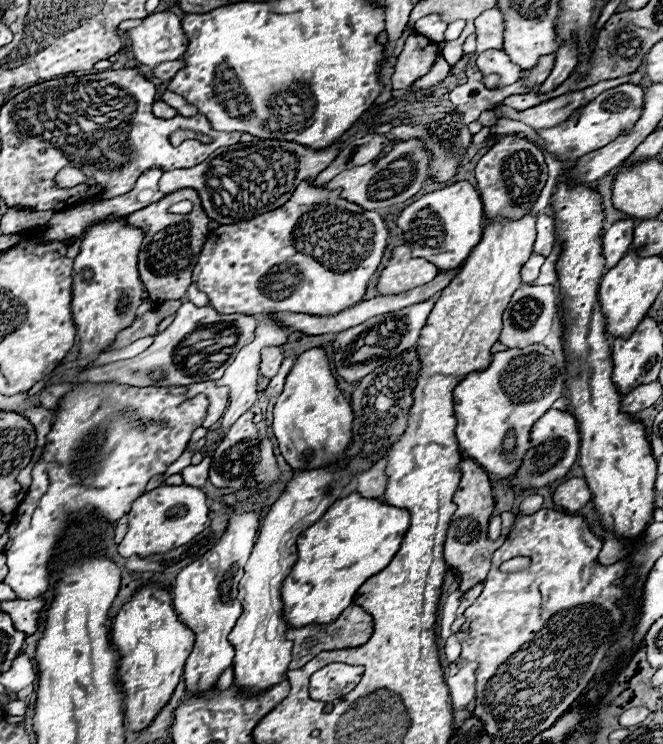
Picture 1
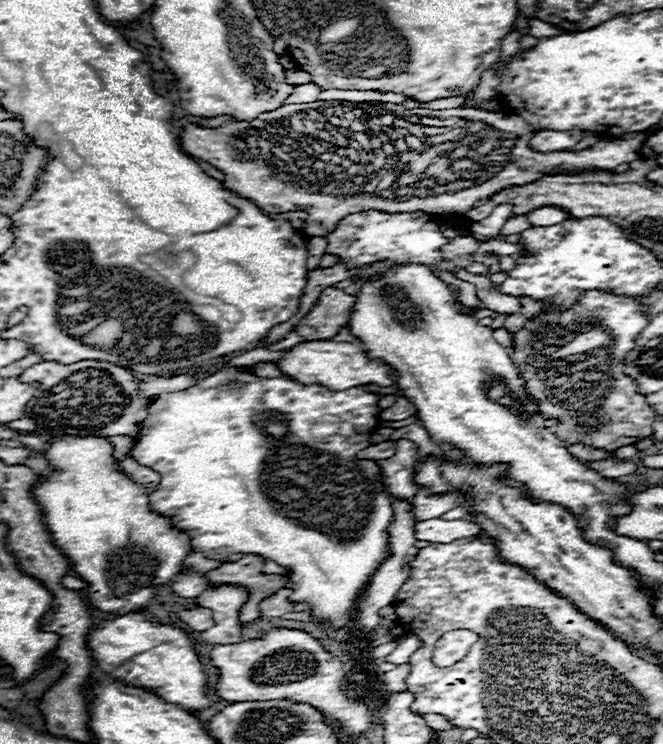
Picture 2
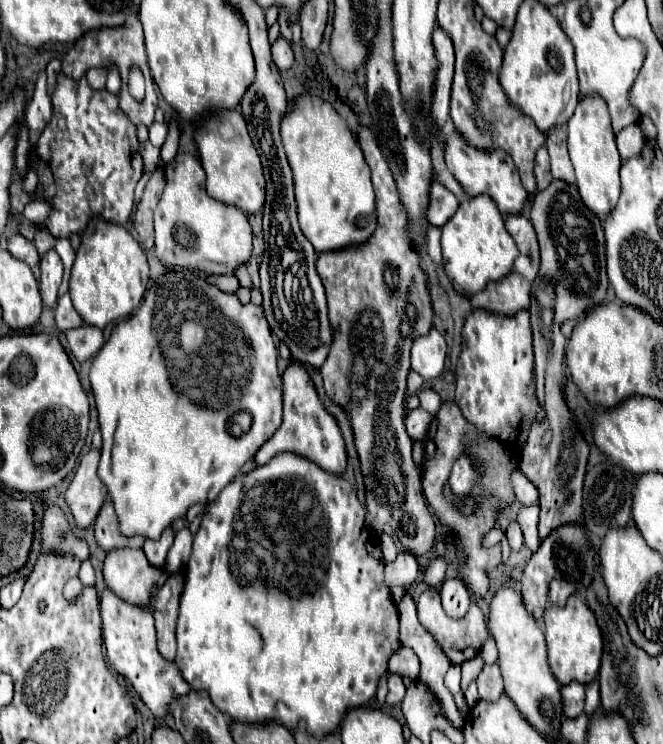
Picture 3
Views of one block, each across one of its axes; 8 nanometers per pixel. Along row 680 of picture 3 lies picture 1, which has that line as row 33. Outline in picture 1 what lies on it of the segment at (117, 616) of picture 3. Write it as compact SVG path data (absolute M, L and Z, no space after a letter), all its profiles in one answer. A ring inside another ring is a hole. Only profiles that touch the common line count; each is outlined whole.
M158 12L158 14L150 14L144 18L144 22L130 32L130 40L132 40L132 52L136 56L136 60L140 64L152 66L156 68L162 62L172 62L172 60L180 60L182 54L188 48L188 36L182 30L180 18L172 12Z

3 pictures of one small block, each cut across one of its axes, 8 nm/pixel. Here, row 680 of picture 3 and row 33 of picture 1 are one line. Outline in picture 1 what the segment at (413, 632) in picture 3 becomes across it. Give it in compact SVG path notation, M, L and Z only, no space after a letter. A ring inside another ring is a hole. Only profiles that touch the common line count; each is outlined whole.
M428 14L424 18L420 18L414 24L416 32L432 38L432 42L444 42L444 30L446 30L446 22L442 20L440 14Z

